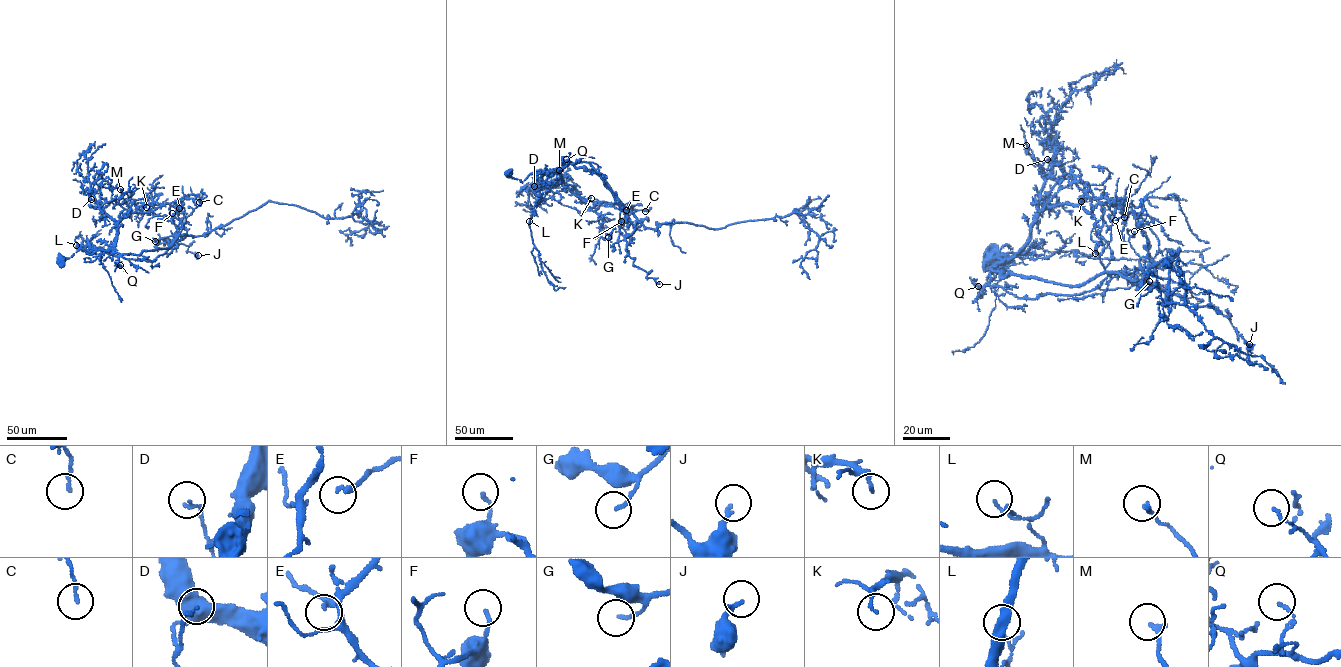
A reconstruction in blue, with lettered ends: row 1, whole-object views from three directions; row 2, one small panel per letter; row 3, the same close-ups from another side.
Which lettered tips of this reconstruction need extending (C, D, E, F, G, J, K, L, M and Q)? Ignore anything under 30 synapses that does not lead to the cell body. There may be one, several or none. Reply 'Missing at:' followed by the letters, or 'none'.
Missing at: none

